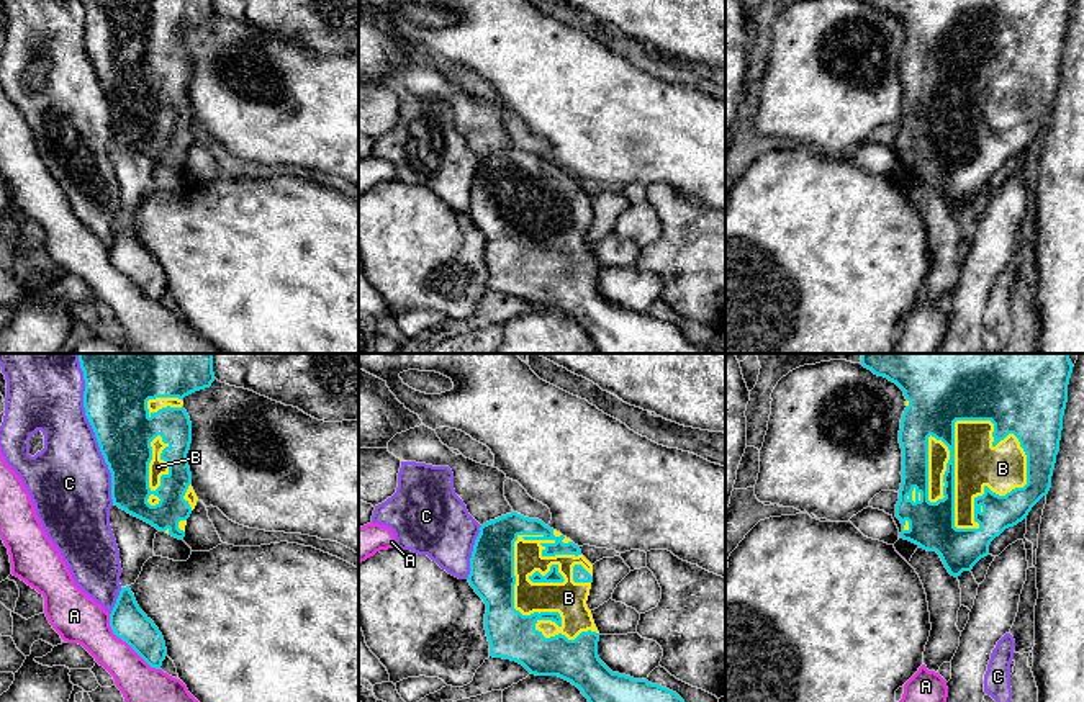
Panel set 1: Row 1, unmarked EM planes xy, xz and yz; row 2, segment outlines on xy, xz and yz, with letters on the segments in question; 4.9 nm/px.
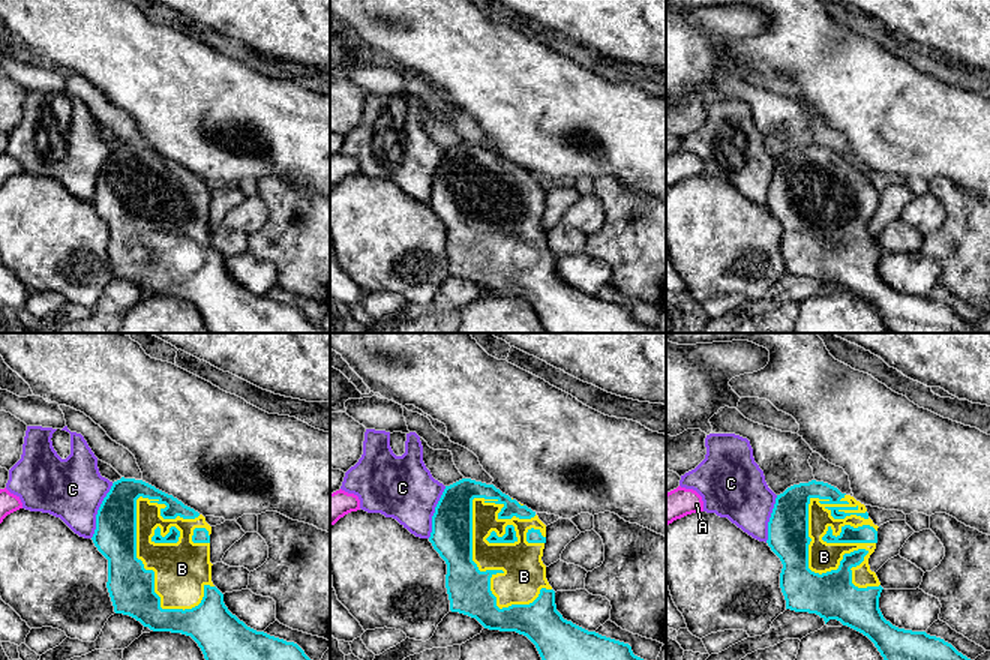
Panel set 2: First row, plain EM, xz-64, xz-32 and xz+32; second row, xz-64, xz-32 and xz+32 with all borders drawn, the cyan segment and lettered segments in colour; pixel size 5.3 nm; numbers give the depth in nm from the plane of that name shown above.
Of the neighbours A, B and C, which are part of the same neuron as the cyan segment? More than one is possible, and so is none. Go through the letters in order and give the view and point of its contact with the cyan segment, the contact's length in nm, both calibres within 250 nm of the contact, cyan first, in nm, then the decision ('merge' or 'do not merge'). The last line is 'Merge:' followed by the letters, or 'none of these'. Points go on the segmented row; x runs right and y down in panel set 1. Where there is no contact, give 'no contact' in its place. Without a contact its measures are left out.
A: xy (128, 643) | 380 nm | 180/220 nm | do not merge
B: xz (551, 612) | 600 nm | 240/170 nm | merge
C: xy (92, 427) | 750 nm | 320/360 nm | do not merge
Merge: B

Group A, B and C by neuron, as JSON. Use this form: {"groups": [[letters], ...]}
{"groups": [["A"], ["B"], ["C"]]}

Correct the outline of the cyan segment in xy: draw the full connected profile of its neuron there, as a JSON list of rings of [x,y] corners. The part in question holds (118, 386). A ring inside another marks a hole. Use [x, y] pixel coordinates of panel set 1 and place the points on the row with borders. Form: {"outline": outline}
{"outline": [[[79,353],[79,362],[85,380],[85,416],[111,473],[113,504],[157,530],[183,540],[187,519],[198,497],[192,488],[187,460],[192,422],[182,407],[182,399],[211,386],[215,381],[213,353]]]}

